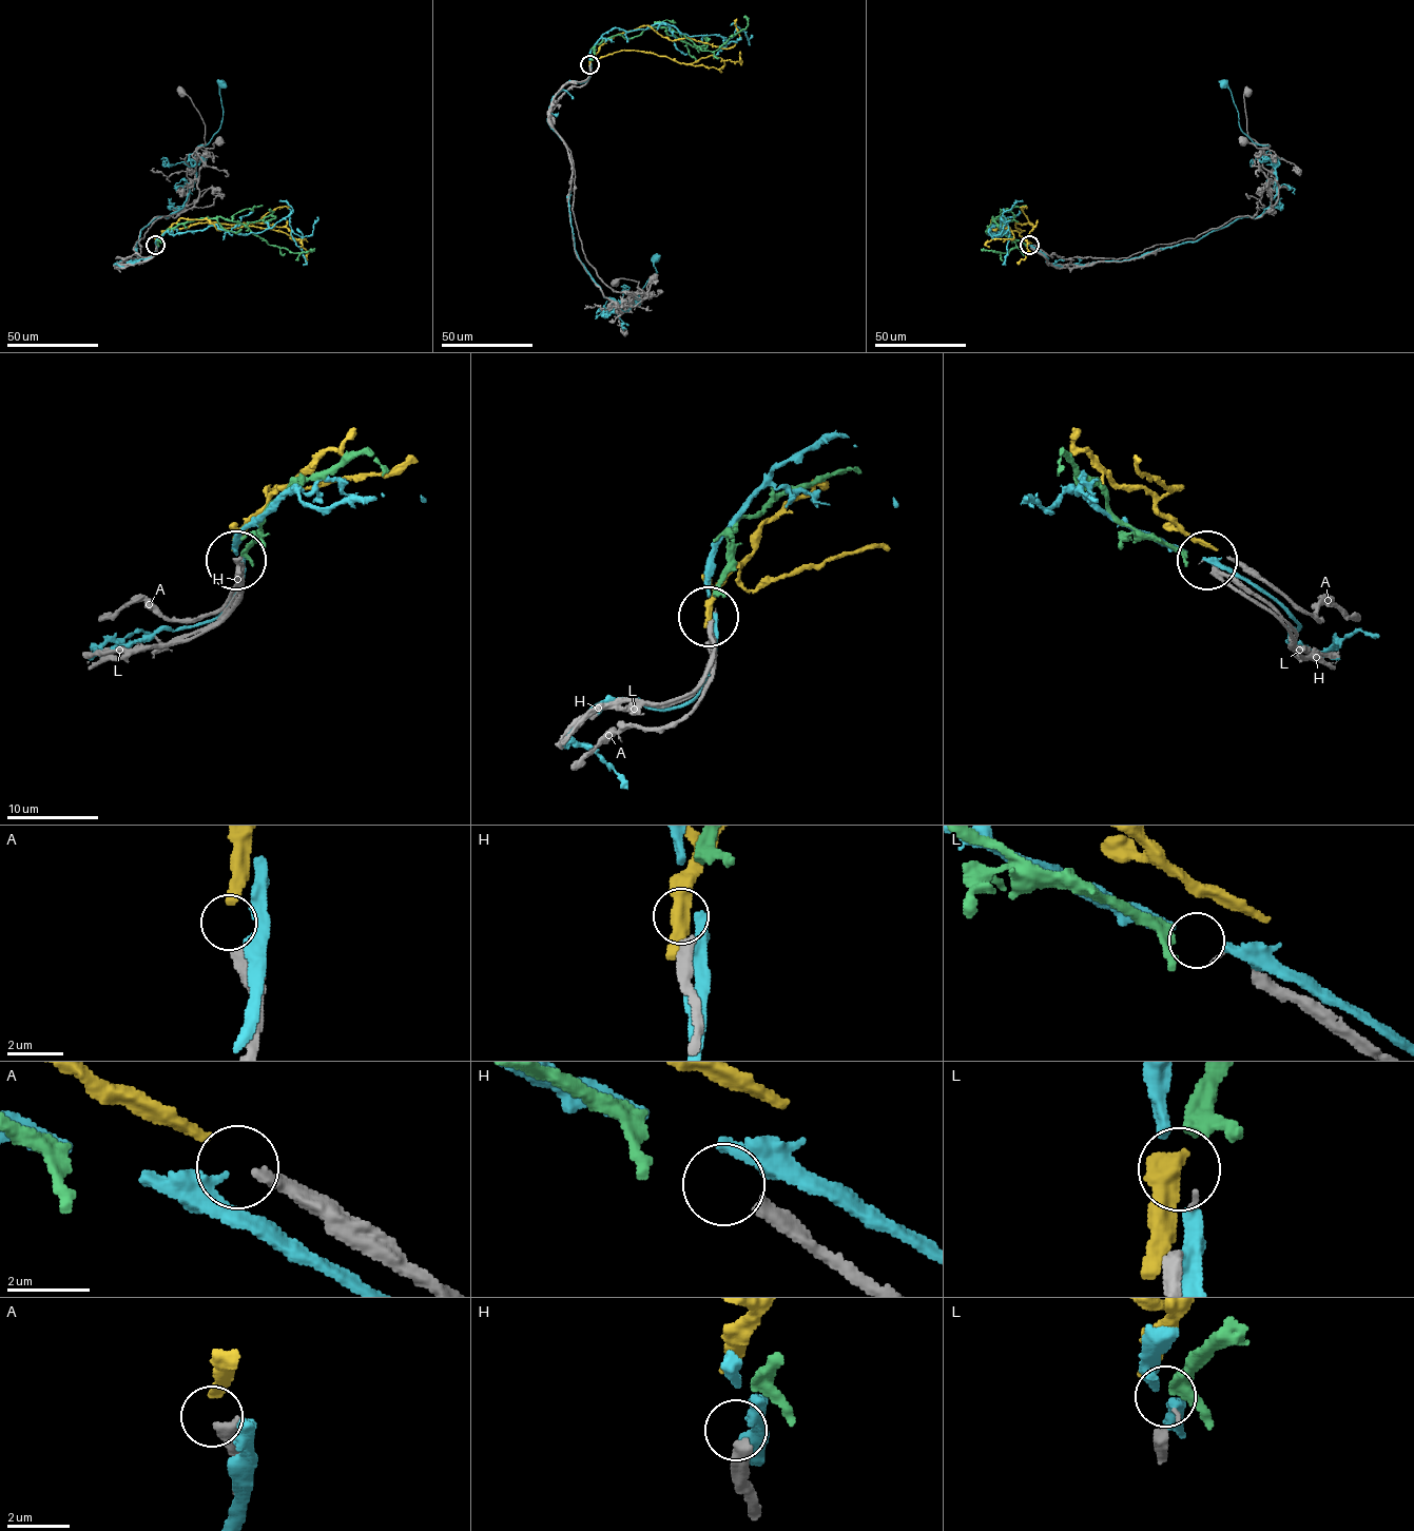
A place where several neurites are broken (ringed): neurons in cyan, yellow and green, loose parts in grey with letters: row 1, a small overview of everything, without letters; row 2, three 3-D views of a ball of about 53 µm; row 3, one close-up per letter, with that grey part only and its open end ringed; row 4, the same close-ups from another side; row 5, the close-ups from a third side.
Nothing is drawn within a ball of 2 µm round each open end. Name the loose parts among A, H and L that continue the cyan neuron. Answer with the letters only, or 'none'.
none

